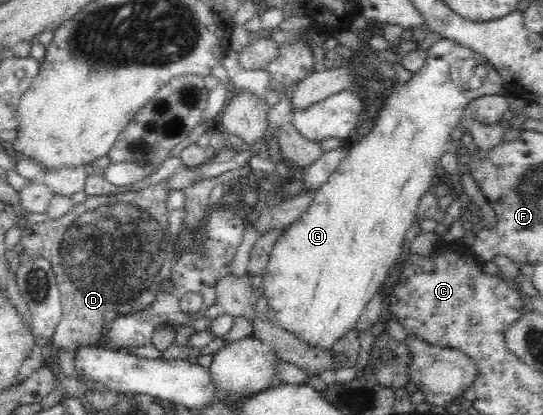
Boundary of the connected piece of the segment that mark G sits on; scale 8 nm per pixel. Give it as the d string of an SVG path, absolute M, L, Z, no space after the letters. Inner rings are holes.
M441 37L427 49L425 64L405 84L391 83L381 97L381 110L371 132L359 141L348 143L347 157L333 175L315 192L313 203L295 223L282 230L271 250L263 276L263 296L267 299L265 317L277 323L301 341L331 350L332 344L356 322L368 303L379 290L399 258L405 234L411 228L419 202L431 188L441 157L450 150L451 133L459 127L464 110L479 96L504 93L504 82L495 67L487 64L481 54L465 50L457 41ZM471 58L478 66L474 78L454 75L463 61Z

